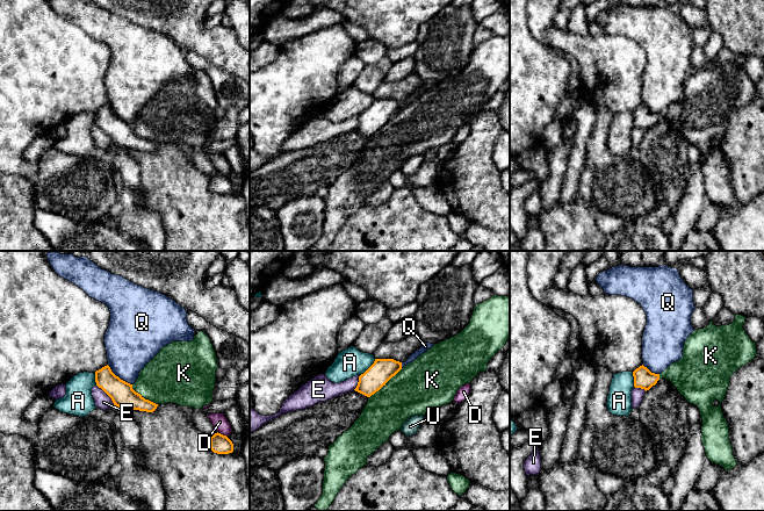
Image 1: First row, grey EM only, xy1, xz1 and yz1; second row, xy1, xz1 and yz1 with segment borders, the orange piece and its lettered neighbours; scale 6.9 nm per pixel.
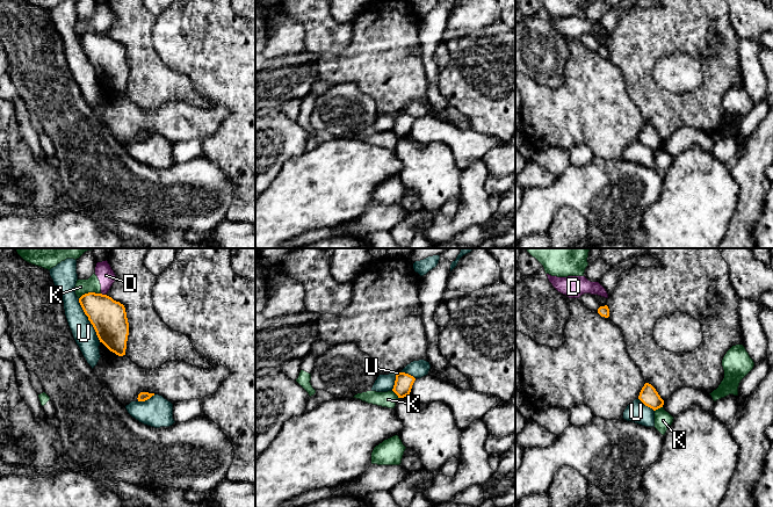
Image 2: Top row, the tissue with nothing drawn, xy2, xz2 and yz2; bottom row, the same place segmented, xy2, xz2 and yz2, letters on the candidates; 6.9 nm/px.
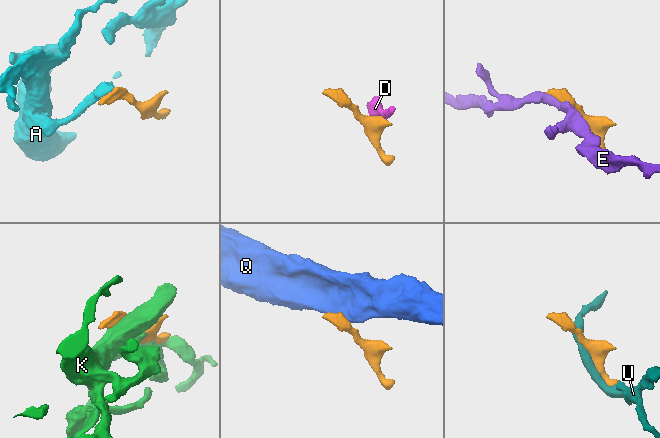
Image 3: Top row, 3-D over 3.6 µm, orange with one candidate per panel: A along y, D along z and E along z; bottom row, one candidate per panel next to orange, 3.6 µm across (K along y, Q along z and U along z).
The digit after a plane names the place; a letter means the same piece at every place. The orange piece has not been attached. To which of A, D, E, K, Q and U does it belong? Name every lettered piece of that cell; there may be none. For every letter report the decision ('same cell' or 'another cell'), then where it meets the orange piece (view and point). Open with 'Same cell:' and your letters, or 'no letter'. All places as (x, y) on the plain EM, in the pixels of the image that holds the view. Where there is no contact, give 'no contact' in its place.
Same cell: no letter
A: another cell; meets orange in xz1 at (369, 107)
D: another cell; meets orange in xy1 at (222, 174)
E: another cell; meets orange in xy1 at (106, 132)
K: another cell; meets orange in xz1 at (386, 122)
Q: another cell; meets orange in xy1 at (117, 116)
U: another cell; meets orange in xy2 at (88, 59)

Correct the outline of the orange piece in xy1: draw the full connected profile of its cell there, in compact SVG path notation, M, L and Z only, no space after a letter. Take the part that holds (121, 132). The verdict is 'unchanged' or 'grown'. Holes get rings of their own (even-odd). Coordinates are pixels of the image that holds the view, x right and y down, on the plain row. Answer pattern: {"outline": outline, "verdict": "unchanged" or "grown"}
{"outline": "M108 105L95 111L95 122L118 147L153 152L158 146L136 132L132 124L116 116Z", "verdict": "unchanged"}

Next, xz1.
{"outline": "M375 99L374 103L359 116L355 131L370 137L402 109L402 102L394 99Z", "verdict": "unchanged"}

